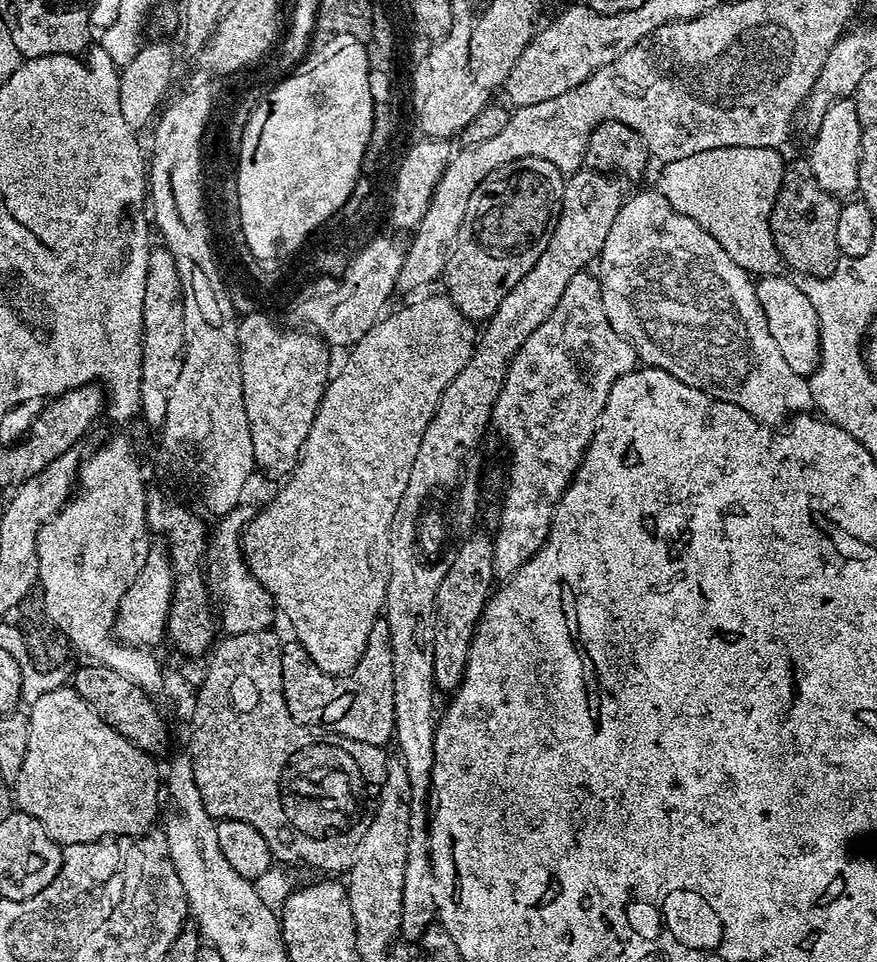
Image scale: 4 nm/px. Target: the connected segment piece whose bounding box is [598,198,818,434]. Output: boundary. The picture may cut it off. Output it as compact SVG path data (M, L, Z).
M641 198L621 203L611 213L607 230L598 245L599 252L600 276L598 275L598 283L602 294L602 302L606 306L606 318L610 318L610 326L614 326L614 334L618 334L618 338L622 338L622 342L626 342L626 346L630 346L630 350L636 356L637 365L641 369L650 372L661 372L672 380L687 382L697 389L719 394L724 403L734 406L734 410L742 410L742 414L754 418L754 422L766 426L772 432L791 433L797 427L796 422L806 416L813 415L815 417L817 415L816 395L812 392L811 383L807 380L794 378L794 374L790 374L782 366L777 351L770 344L770 334L766 330L766 314L762 314L759 295L754 291L754 288L748 285L749 277L745 273L734 270L734 266L730 266L730 262L726 262L726 258L722 258L722 254L718 254L718 250L706 238L699 236L696 231L687 225L672 220L651 198Z

